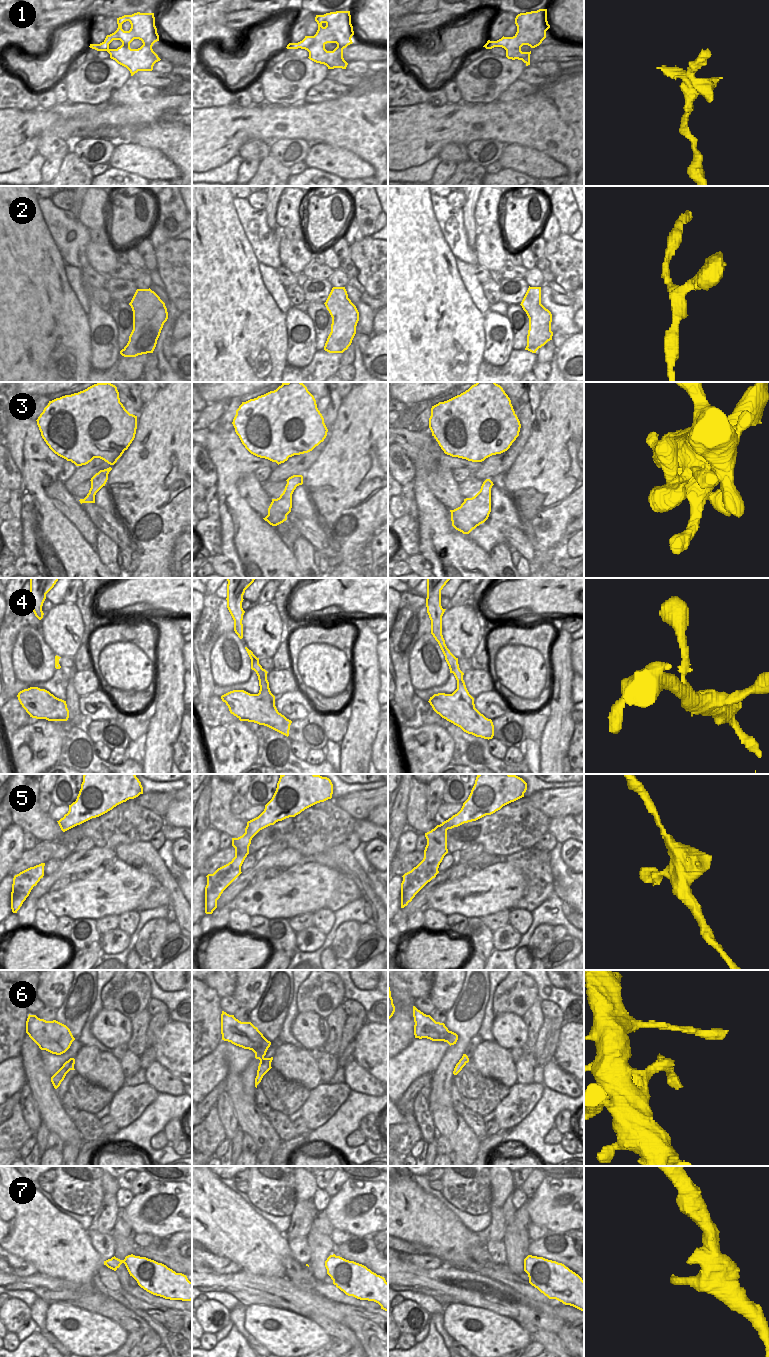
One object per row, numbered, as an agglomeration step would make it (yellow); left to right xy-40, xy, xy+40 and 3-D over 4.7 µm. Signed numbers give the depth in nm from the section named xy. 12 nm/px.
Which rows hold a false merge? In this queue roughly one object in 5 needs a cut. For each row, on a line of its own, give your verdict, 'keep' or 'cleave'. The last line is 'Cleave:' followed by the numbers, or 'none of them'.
1: cleave
2: keep
3: keep
4: keep
5: keep
6: keep
7: keep
Cleave: 1

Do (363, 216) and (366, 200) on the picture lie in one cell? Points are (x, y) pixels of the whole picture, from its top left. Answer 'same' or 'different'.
same

